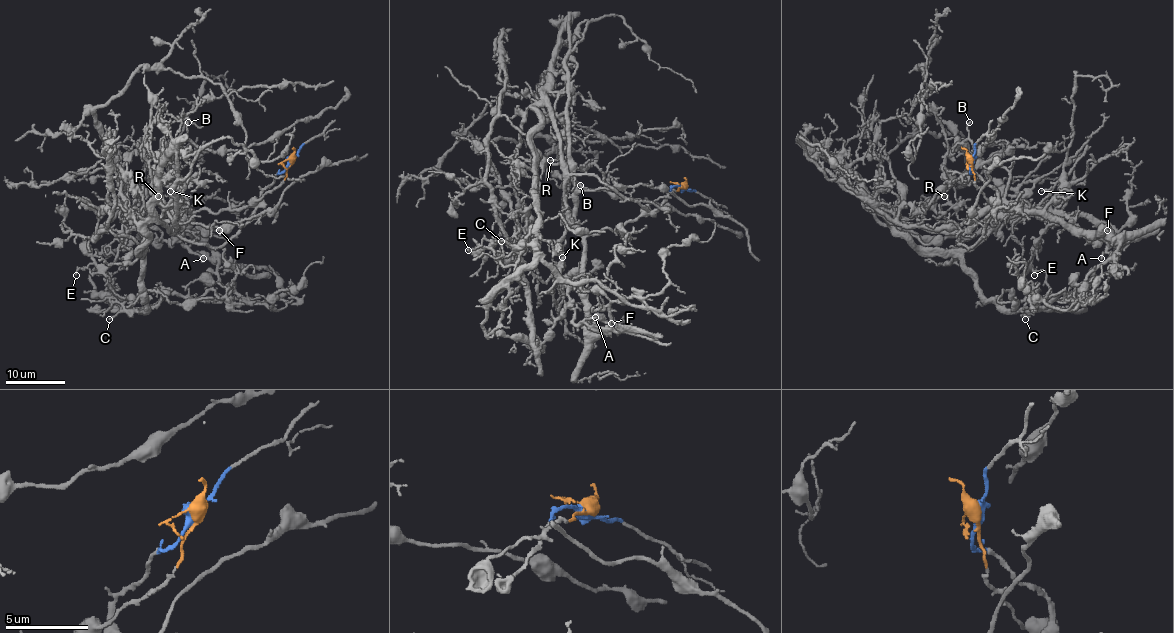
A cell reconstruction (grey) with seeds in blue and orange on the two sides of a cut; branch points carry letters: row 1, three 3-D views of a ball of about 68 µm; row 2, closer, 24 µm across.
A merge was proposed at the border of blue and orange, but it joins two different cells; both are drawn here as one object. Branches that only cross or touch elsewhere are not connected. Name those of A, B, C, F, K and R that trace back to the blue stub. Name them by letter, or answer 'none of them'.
A, C, K, R

